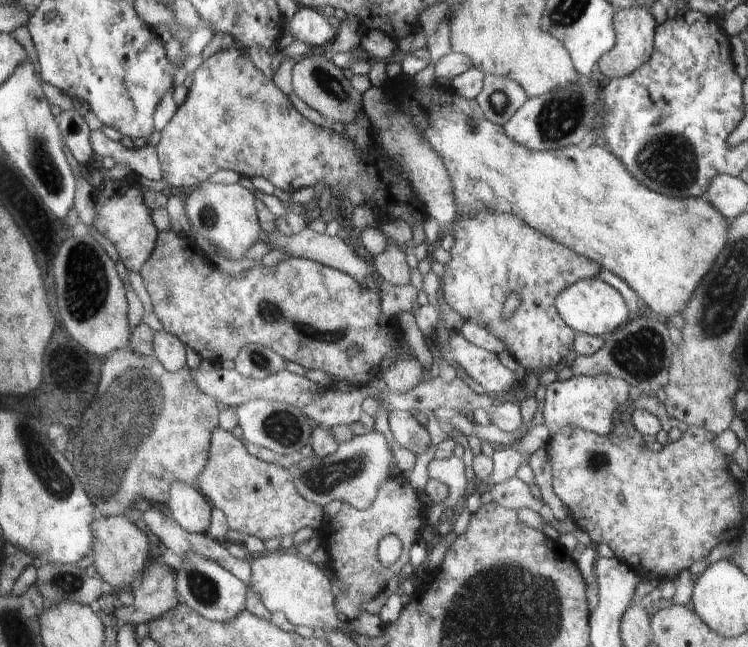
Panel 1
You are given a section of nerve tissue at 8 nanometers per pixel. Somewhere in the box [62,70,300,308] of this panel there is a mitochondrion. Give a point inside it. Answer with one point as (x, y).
(208, 216)

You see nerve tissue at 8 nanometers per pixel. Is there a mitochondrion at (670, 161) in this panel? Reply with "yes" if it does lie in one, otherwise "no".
yes

